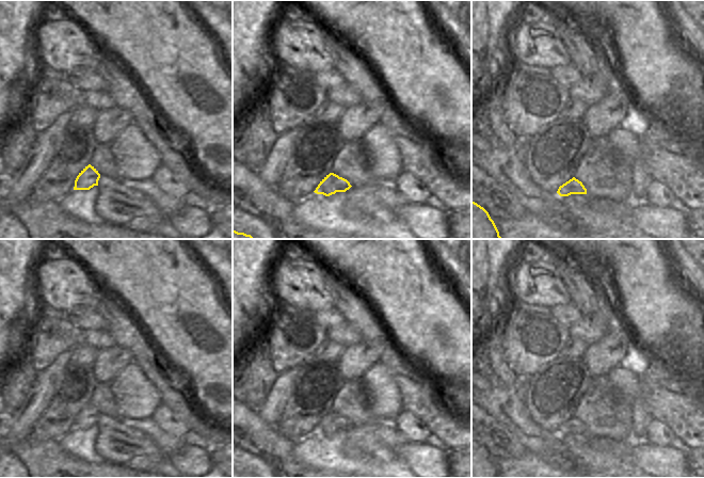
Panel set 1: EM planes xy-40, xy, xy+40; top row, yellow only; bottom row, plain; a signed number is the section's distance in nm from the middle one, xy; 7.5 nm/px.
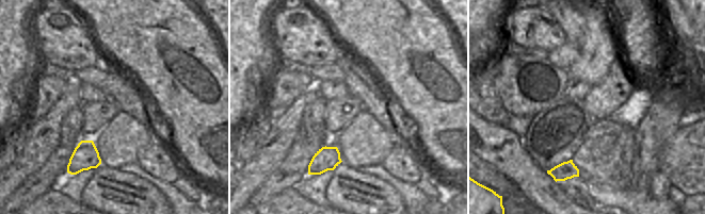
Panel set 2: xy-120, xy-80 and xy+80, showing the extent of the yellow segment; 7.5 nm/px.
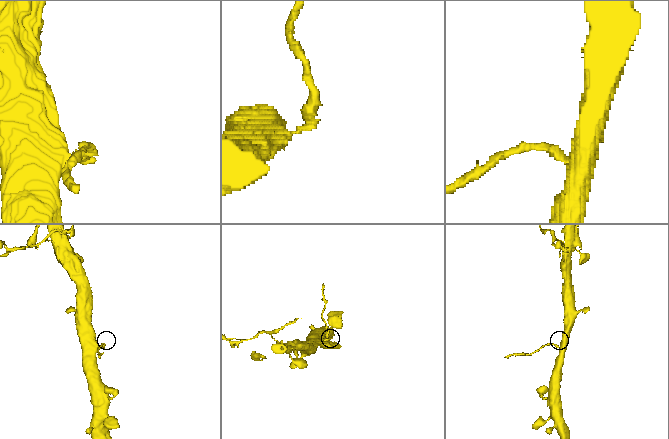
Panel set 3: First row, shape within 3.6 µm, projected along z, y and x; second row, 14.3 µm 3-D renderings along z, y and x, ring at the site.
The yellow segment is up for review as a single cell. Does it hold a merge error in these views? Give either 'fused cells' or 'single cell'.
fused cells

